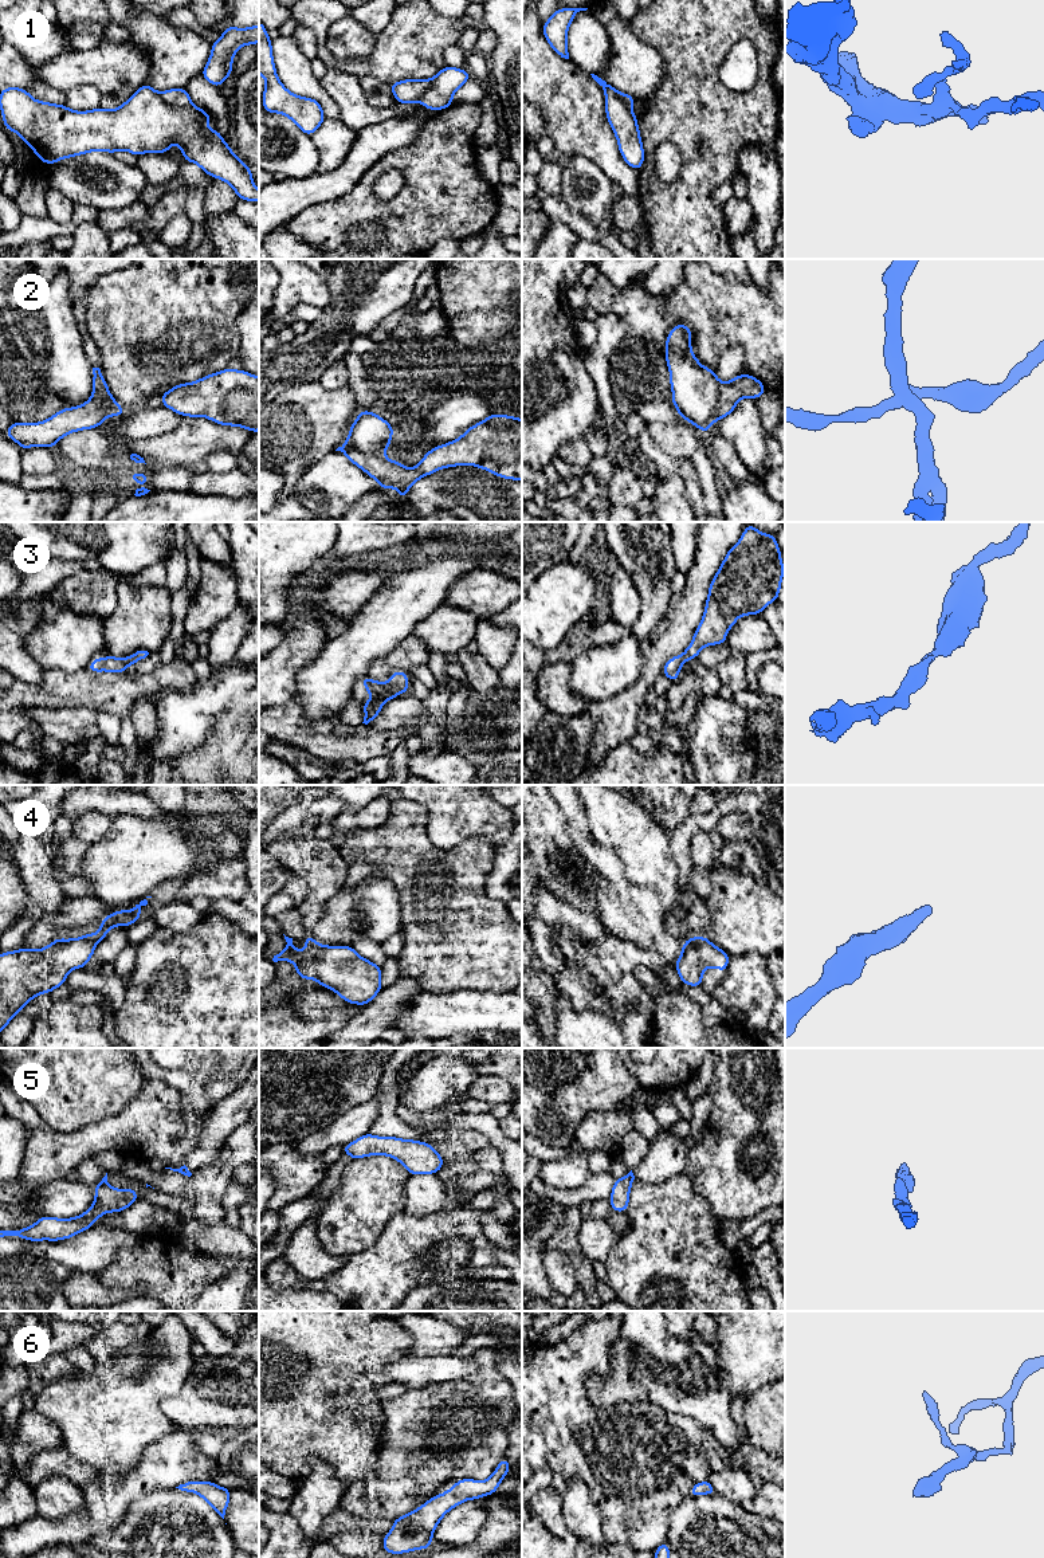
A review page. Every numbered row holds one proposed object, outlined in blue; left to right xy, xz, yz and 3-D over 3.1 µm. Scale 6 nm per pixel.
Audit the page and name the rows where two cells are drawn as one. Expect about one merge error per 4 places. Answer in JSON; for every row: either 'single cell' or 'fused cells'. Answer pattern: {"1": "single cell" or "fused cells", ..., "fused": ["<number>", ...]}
{"1": "fused cells", "2": "fused cells", "3": "single cell", "4": "single cell", "5": "single cell", "6": "single cell", "fused": ["1", "2"]}

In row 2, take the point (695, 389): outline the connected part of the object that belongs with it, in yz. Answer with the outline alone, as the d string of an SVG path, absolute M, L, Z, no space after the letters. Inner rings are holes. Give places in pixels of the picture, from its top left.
M678 323L666 340L672 404L679 416L703 433L713 425L721 381L714 370L699 364L691 350L691 330Z

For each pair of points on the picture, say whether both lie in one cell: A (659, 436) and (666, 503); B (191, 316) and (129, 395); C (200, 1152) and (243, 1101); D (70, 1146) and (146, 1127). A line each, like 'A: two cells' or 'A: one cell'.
A: two cells
B: one cell
C: one cell
D: one cell

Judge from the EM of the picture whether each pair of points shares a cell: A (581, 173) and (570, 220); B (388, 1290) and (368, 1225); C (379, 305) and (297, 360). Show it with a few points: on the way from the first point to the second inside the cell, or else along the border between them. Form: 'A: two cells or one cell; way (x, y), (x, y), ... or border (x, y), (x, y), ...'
A: two cells; border (560, 197), (573, 212), (580, 214), (596, 226)
B: two cells; border (392, 1217), (383, 1233), (368, 1248), (344, 1255)
C: one cell; way (356, 309), (330, 333), (328, 344), (320, 346)

